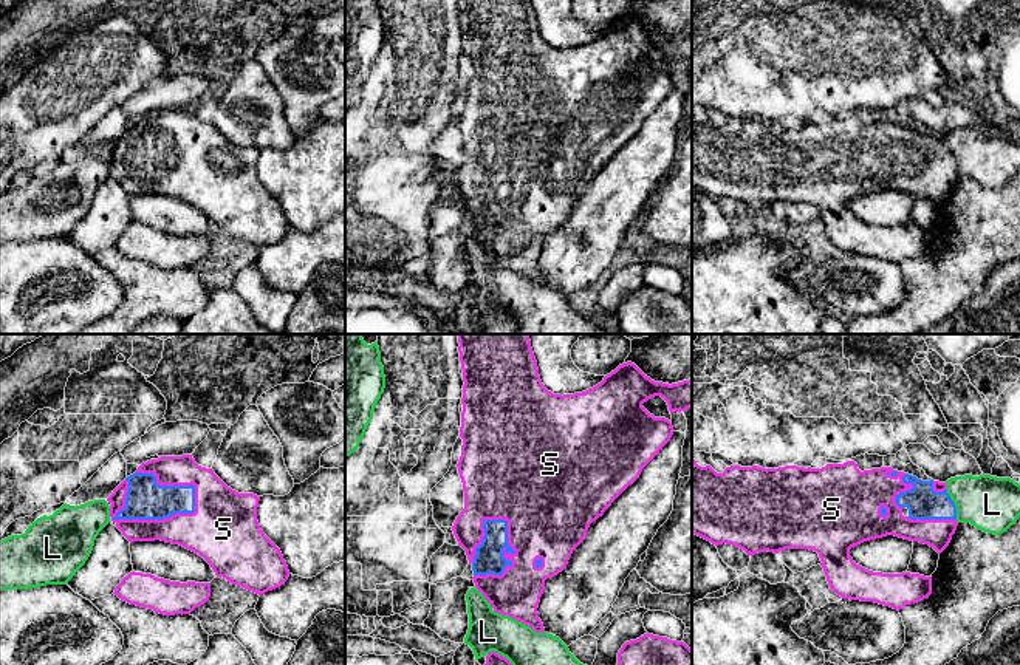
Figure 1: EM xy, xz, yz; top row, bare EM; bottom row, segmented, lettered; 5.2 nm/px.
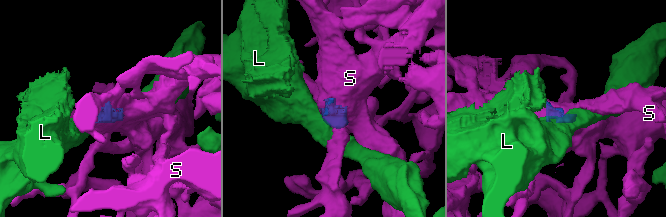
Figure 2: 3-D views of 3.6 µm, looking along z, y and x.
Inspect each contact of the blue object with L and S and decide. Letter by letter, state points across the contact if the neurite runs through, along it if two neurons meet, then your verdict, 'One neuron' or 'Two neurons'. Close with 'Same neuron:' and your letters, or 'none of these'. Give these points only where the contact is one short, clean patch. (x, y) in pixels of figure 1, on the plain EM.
L: Boundary: yz (946, 143), (955, 160), (957, 172). Two neurons
S: One neuron
Same neuron: S

